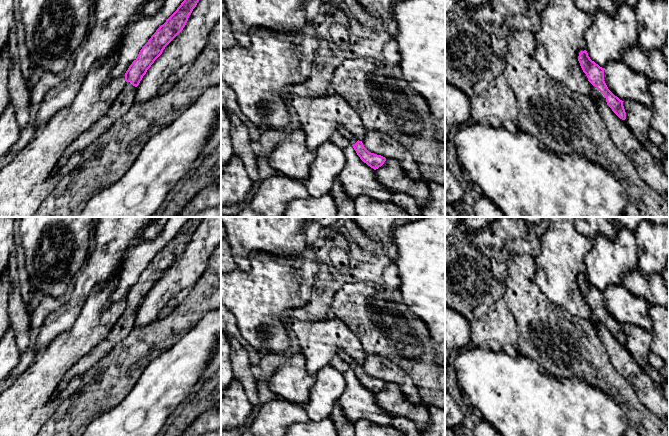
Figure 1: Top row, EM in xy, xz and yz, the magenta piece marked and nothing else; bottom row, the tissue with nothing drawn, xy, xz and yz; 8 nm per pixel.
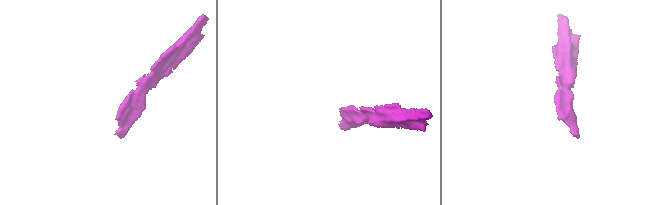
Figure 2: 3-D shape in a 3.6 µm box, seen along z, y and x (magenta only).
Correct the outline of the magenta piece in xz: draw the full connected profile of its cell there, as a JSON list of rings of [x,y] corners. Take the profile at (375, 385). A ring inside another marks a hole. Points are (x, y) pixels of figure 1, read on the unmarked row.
[[[338,351],[338,355],[343,361],[345,361],[348,364],[348,368],[351,368],[353,370],[357,379],[368,390],[376,394],[384,388],[384,386],[386,385],[385,381],[369,376],[364,371],[362,365],[359,365],[355,360],[353,360],[345,352]]]

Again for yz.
[[[586,274],[581,275],[578,285],[583,296],[586,298],[588,305],[591,307],[590,322],[597,329],[599,323],[607,326],[612,335],[622,344],[626,343],[626,336],[622,324],[615,320],[607,311],[604,305],[605,292],[600,291],[590,283]]]

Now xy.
[[[190,217],[177,234],[161,249],[140,274],[138,281],[132,286],[125,297],[125,308],[106,338],[95,346],[91,352],[82,357],[65,374],[60,382],[56,397],[75,377],[89,371],[99,360],[105,357],[121,342],[135,325],[136,311],[147,294],[162,278],[165,271],[183,254],[189,240],[204,217]]]

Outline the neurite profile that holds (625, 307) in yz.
[[[624,284],[611,285],[604,294],[608,313],[620,324],[633,324],[651,332],[648,302],[634,295]]]

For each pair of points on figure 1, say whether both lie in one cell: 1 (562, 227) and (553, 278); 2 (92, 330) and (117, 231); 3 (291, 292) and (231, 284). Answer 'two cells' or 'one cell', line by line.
1: one cell
2: two cells
3: one cell

